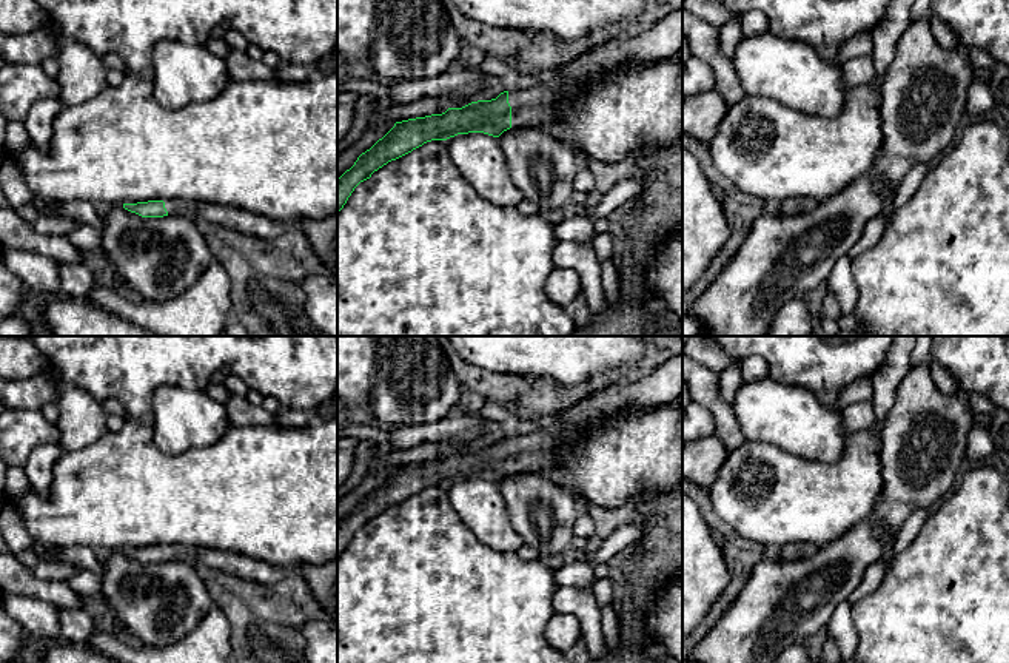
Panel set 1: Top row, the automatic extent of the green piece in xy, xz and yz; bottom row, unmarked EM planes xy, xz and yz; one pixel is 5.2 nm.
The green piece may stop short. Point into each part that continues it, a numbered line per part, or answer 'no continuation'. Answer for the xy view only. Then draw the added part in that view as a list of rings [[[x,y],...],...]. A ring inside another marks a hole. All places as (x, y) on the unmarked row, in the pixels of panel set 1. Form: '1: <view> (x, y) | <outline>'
1: xy (234, 565) | [[[168,544],[163,547],[168,561],[179,560],[197,567],[211,567],[228,577],[237,577],[250,583],[273,584],[285,580],[290,574],[288,567],[274,566],[243,554],[186,544]]]

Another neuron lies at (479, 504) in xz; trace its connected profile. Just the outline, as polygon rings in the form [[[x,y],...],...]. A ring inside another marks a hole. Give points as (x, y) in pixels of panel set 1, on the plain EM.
[[[484,478],[447,484],[448,500],[464,524],[487,547],[518,552],[525,543],[516,532],[498,483]]]

